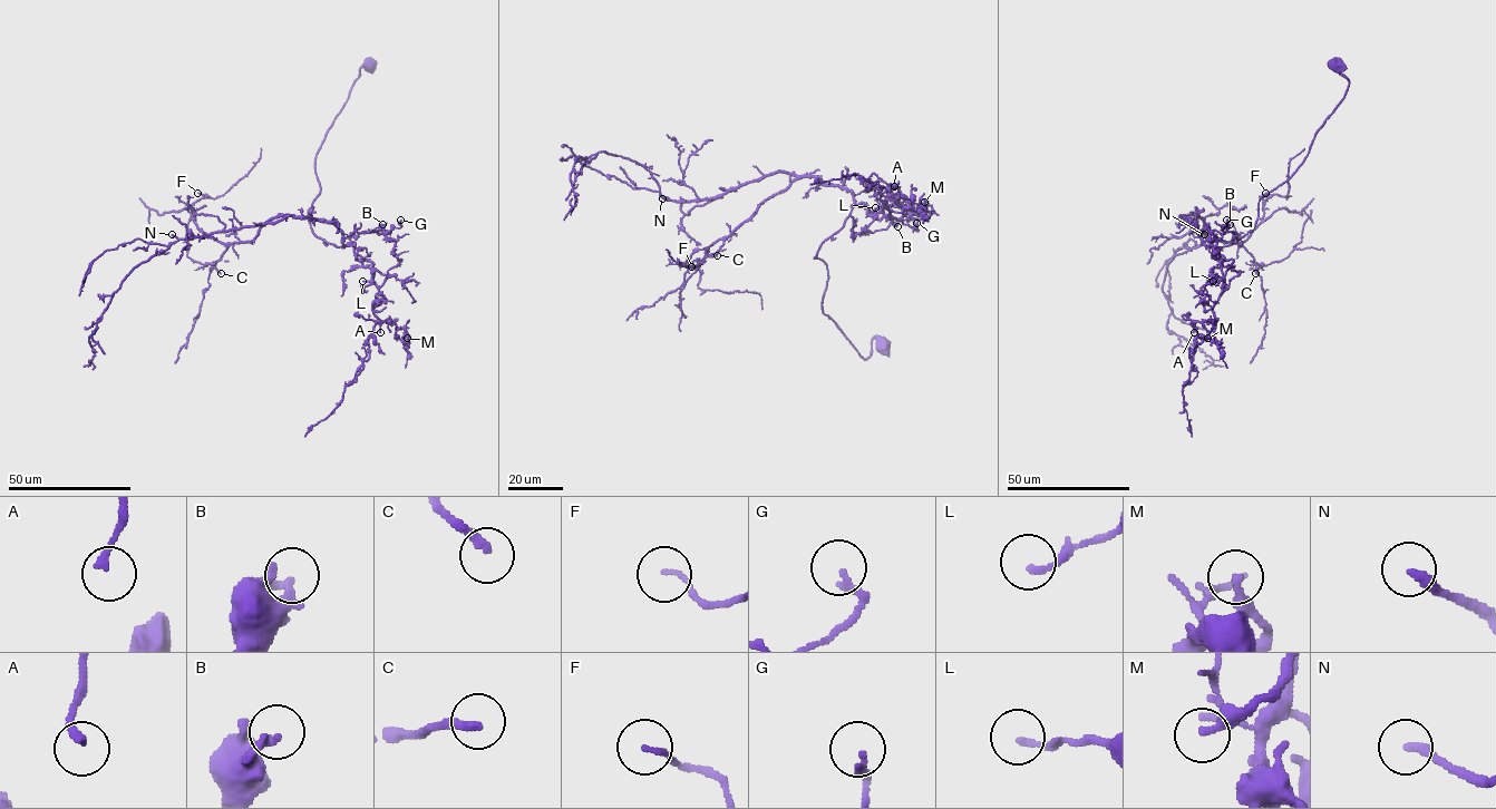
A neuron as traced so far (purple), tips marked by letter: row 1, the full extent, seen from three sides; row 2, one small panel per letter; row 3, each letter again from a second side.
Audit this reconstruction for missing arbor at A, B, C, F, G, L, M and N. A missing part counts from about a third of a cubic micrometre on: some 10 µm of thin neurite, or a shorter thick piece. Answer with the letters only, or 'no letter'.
C, N

